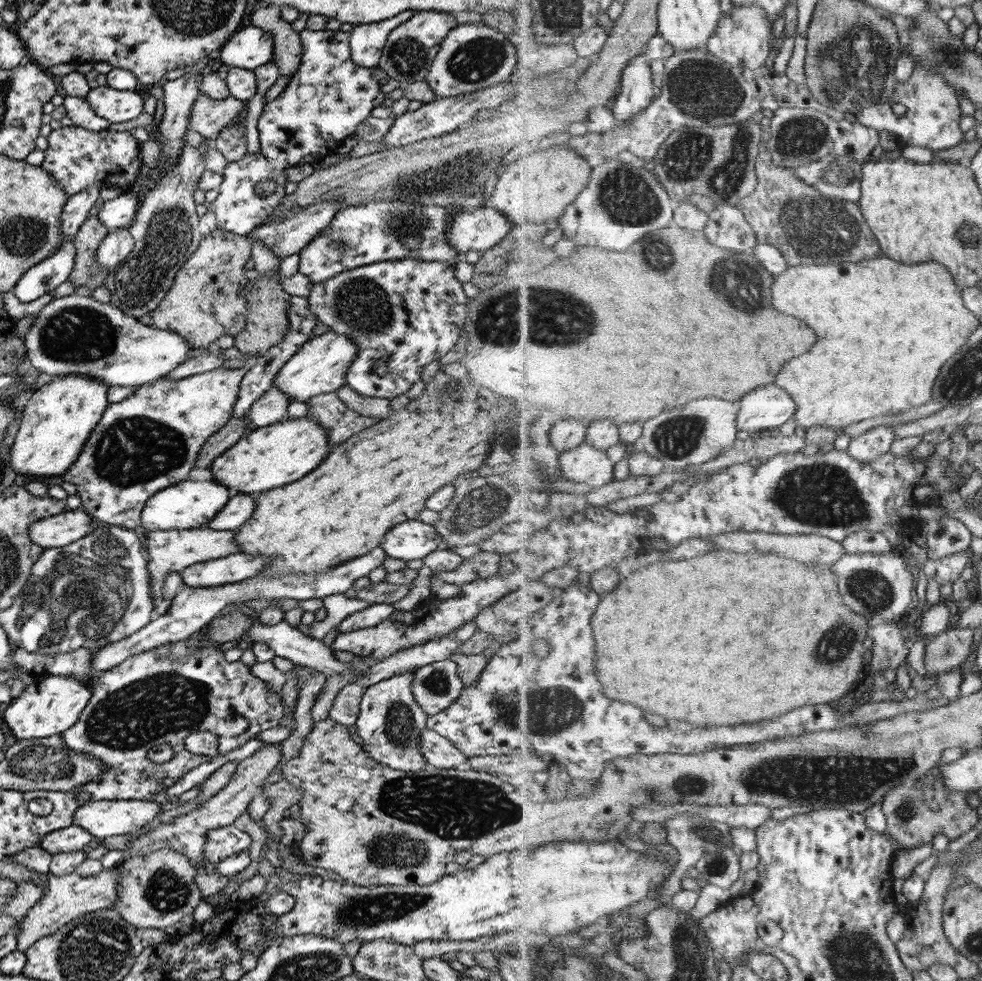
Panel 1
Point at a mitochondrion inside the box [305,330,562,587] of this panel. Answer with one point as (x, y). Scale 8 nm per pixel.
(482, 508)

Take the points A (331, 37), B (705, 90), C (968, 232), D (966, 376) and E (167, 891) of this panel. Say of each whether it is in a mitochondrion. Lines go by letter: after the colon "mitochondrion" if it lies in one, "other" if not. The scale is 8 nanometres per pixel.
A: other
B: mitochondrion
C: mitochondrion
D: mitochondrion
E: mitochondrion

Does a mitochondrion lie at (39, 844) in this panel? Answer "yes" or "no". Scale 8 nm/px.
no

